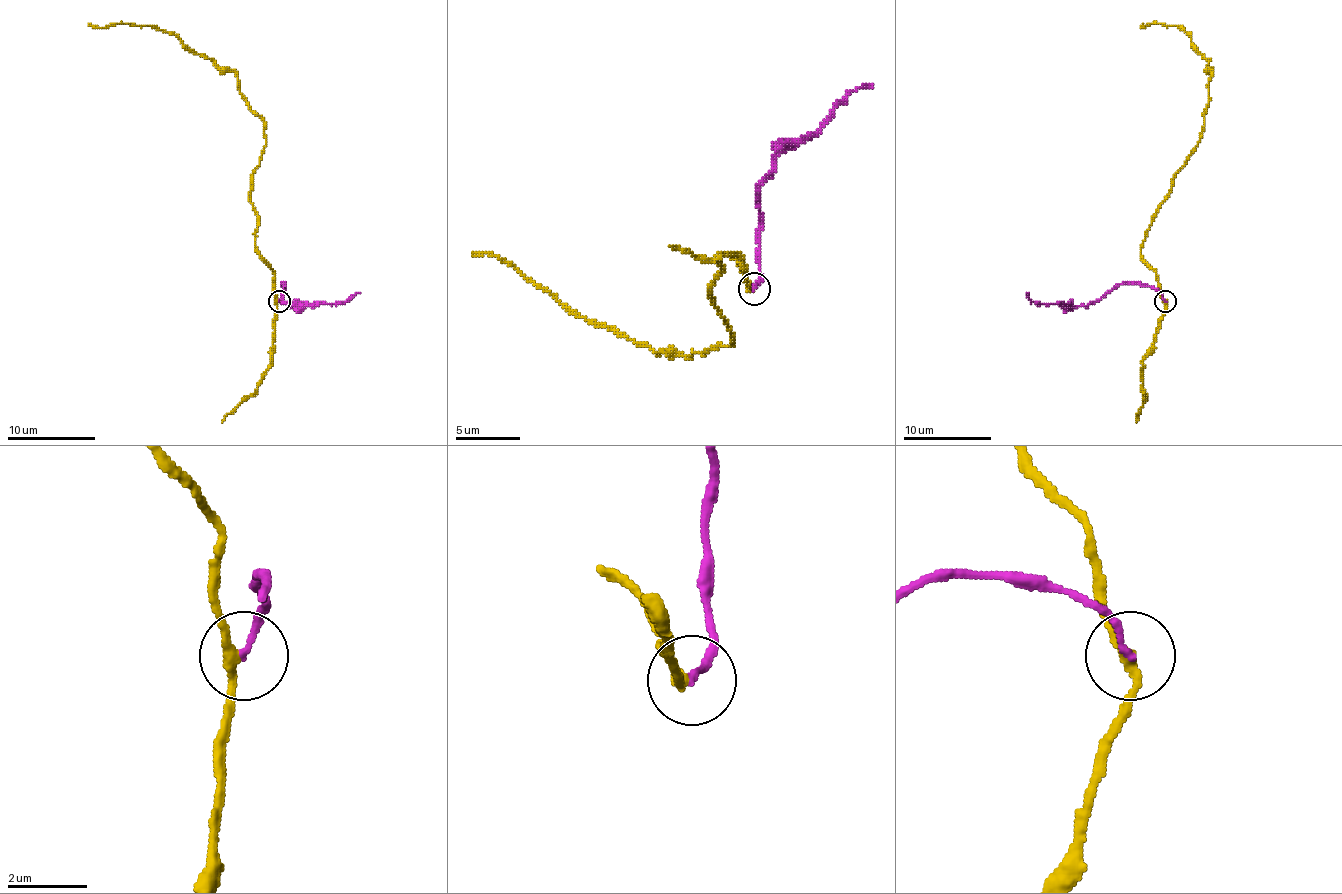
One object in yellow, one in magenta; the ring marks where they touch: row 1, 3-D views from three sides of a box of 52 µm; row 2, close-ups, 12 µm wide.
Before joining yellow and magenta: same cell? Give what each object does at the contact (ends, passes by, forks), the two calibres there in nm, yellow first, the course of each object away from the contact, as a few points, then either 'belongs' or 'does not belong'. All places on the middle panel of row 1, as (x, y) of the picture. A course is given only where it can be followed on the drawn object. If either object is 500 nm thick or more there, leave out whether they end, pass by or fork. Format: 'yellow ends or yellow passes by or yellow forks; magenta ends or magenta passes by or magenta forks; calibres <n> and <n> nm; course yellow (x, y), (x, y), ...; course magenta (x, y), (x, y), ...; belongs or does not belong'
yellow passes by; magenta ends; calibres 240 and 160 nm; course yellow (753, 288), (721, 252), (711, 301), (724, 317), (730, 346), (666, 355), (566, 310), (495, 255), (472, 255); course magenta (753, 288), (759, 278), (759, 191), (772, 162), (808, 139), (847, 97), (872, 84); does not belong

